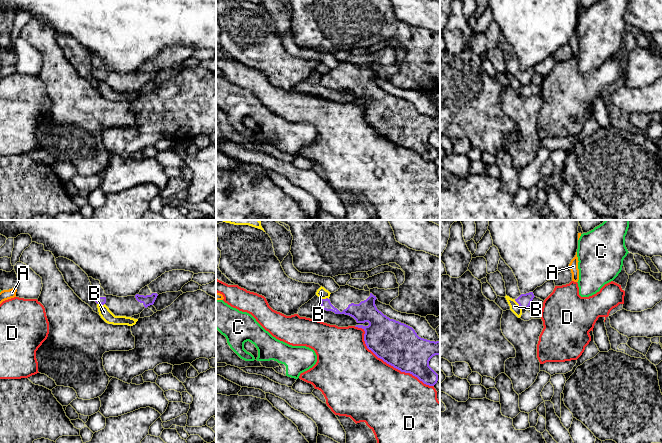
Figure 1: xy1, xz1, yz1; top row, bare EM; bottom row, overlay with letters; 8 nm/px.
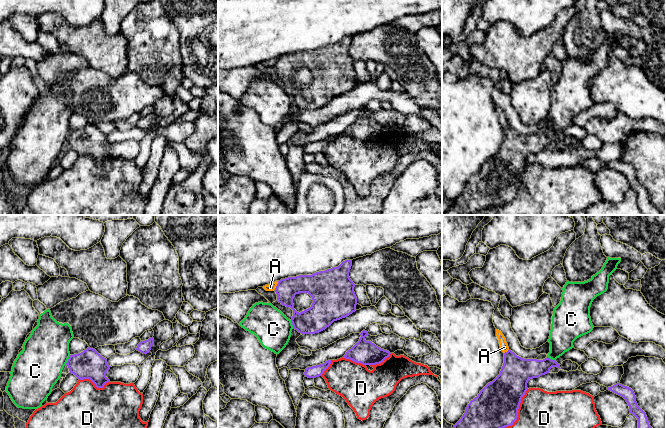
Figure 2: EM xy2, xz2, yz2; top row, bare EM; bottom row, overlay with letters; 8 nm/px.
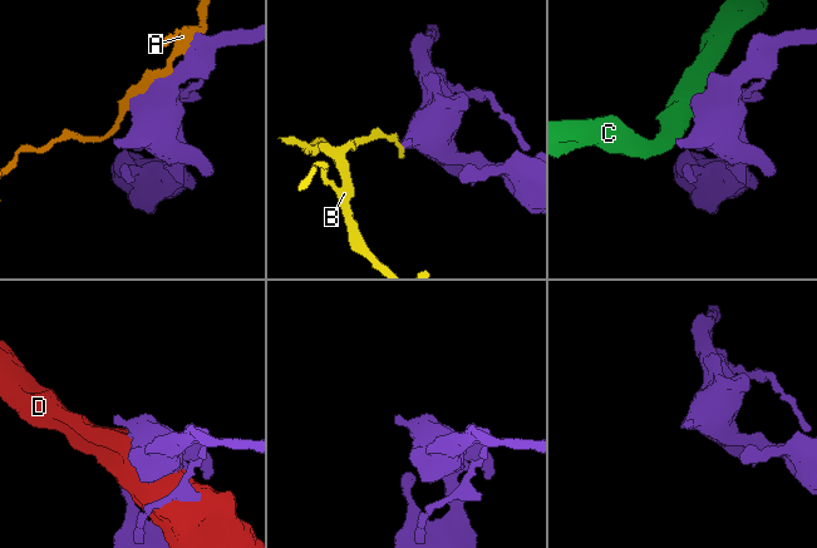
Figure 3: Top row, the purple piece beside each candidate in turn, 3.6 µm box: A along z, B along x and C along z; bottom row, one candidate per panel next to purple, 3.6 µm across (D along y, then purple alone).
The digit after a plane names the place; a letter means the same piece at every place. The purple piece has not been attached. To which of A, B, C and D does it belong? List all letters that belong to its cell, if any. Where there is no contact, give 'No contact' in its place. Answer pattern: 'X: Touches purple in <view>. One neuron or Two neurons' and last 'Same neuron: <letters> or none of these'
A: Touches purple in xz2. Two neurons
B: Touches purple in yz1. Two neurons
C: Touches purple in xy2. Two neurons
D: Touches purple in xz1. Two neurons
Same neuron: none of these

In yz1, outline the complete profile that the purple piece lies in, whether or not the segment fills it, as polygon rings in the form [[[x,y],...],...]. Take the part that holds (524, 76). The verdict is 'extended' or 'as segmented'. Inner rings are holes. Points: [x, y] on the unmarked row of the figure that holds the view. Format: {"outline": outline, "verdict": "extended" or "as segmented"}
{"outline": [[[500,34],[498,40],[498,47],[502,50],[505,58],[506,71],[514,75],[522,85],[529,84],[533,74],[535,73],[533,68],[521,70],[518,57],[512,47],[512,45]]], "verdict": "extended"}

